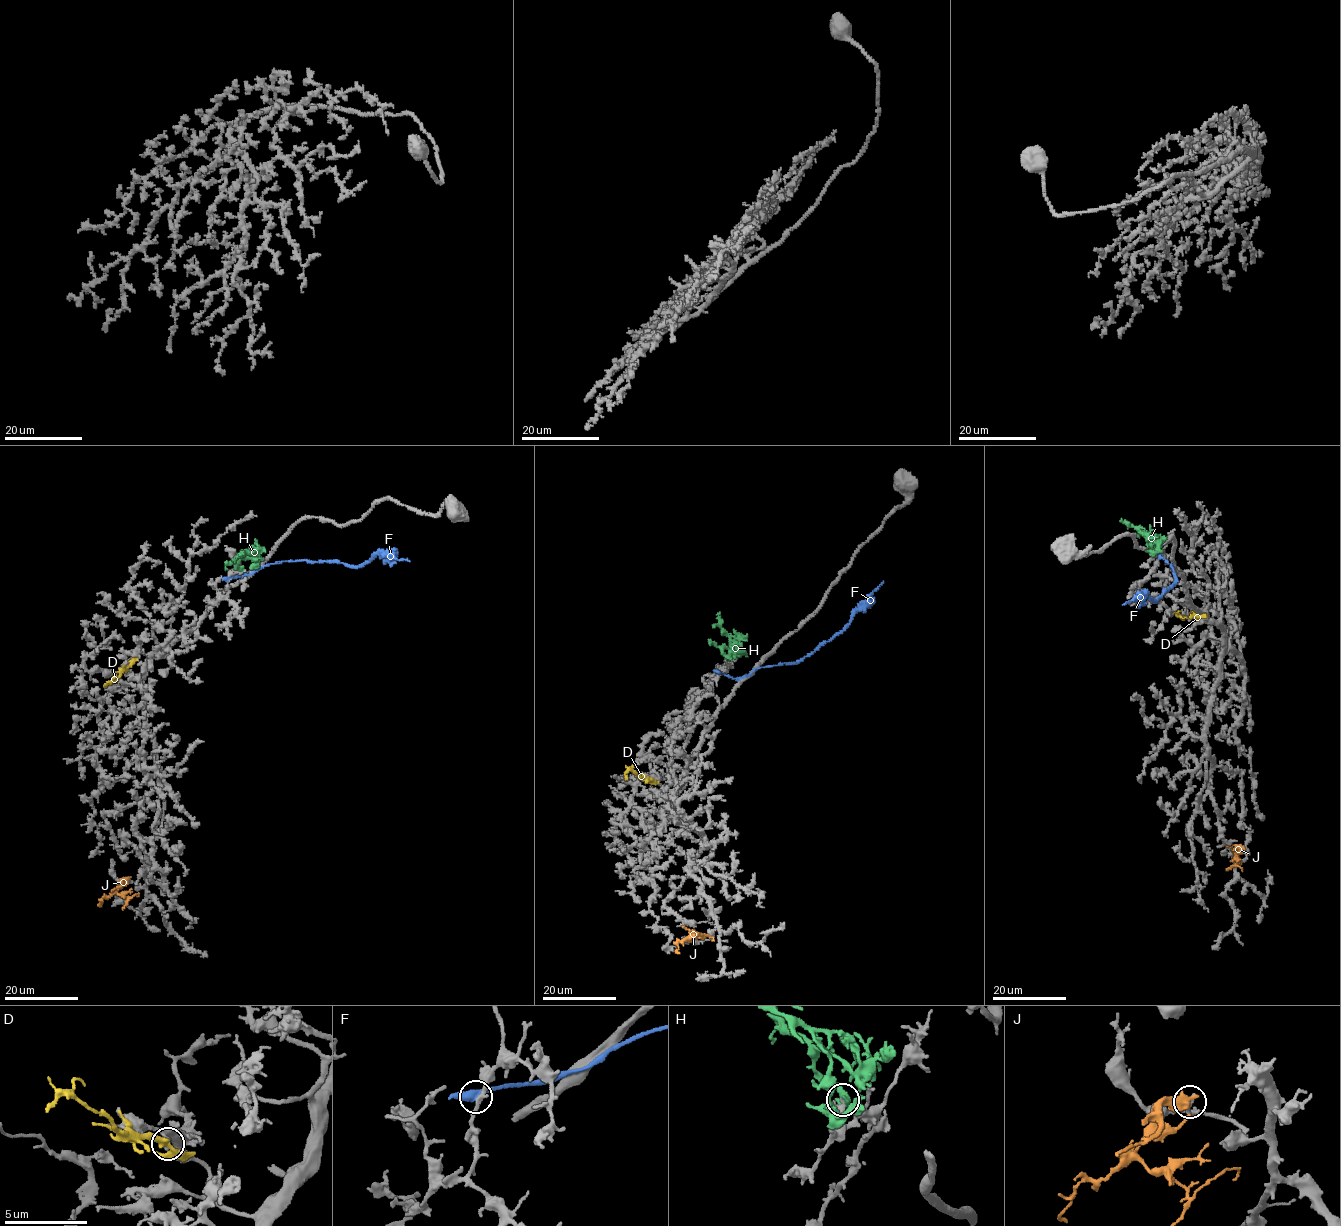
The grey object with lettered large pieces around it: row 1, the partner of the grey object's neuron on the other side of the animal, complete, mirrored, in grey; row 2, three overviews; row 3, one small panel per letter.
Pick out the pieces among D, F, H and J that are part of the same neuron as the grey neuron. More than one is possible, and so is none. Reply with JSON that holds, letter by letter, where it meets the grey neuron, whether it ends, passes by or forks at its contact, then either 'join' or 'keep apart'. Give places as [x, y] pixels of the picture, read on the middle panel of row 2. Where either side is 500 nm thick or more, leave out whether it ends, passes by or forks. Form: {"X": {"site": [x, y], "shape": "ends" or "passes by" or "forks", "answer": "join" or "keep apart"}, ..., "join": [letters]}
{"D": {"site": [652, 780], "shape": "passes by", "answer": "keep apart"}, "F": {"site": [720, 671], "shape": "passes by", "answer": "keep apart"}, "H": {"site": [729, 657], "shape": "passes by", "answer": "keep apart"}, "J": {"site": [700, 935], "shape": "passes by", "answer": "keep apart"}, "join": []}

